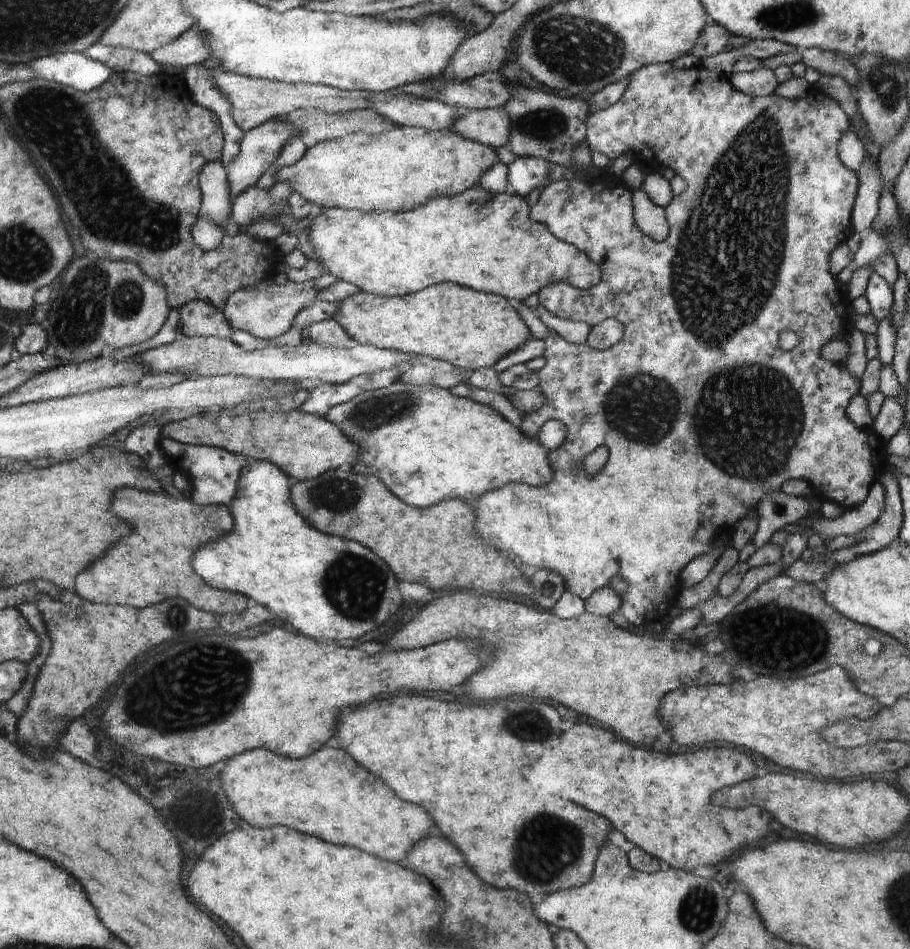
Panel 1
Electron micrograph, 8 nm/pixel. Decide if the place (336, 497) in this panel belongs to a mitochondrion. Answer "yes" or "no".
yes

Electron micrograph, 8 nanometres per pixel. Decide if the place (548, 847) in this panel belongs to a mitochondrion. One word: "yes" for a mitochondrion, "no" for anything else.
yes

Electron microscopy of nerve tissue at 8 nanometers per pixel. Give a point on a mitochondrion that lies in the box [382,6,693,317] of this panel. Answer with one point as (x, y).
(571, 49)

